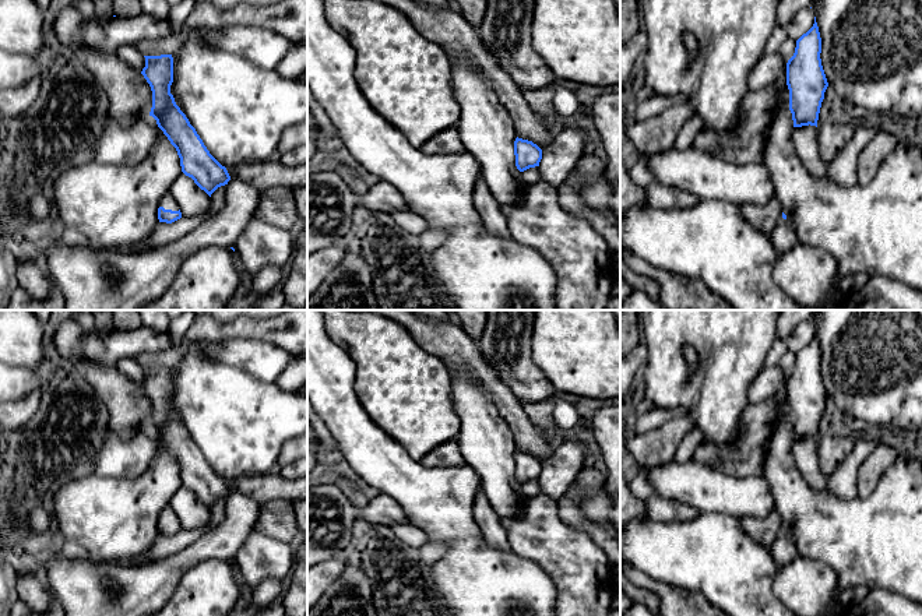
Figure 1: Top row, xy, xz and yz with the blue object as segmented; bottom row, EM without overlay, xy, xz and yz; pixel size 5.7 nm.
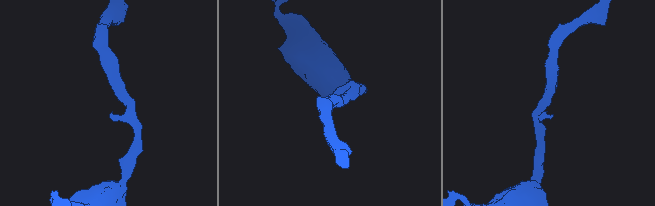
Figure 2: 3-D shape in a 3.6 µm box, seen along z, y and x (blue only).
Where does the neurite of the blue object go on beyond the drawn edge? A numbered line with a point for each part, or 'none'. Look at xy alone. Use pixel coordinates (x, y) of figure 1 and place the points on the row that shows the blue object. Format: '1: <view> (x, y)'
1: xy (166, 201)

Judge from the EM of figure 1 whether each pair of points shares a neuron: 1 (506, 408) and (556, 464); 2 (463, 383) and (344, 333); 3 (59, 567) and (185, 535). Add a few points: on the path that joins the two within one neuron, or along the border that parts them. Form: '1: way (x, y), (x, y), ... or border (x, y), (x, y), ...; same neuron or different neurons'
1: border (556, 443), (552, 454), (542, 463); different neurons
2: border (451, 376), (451, 401), (456, 411); different neurons
3: border (189, 544), (172, 553), (126, 565); different neurons

